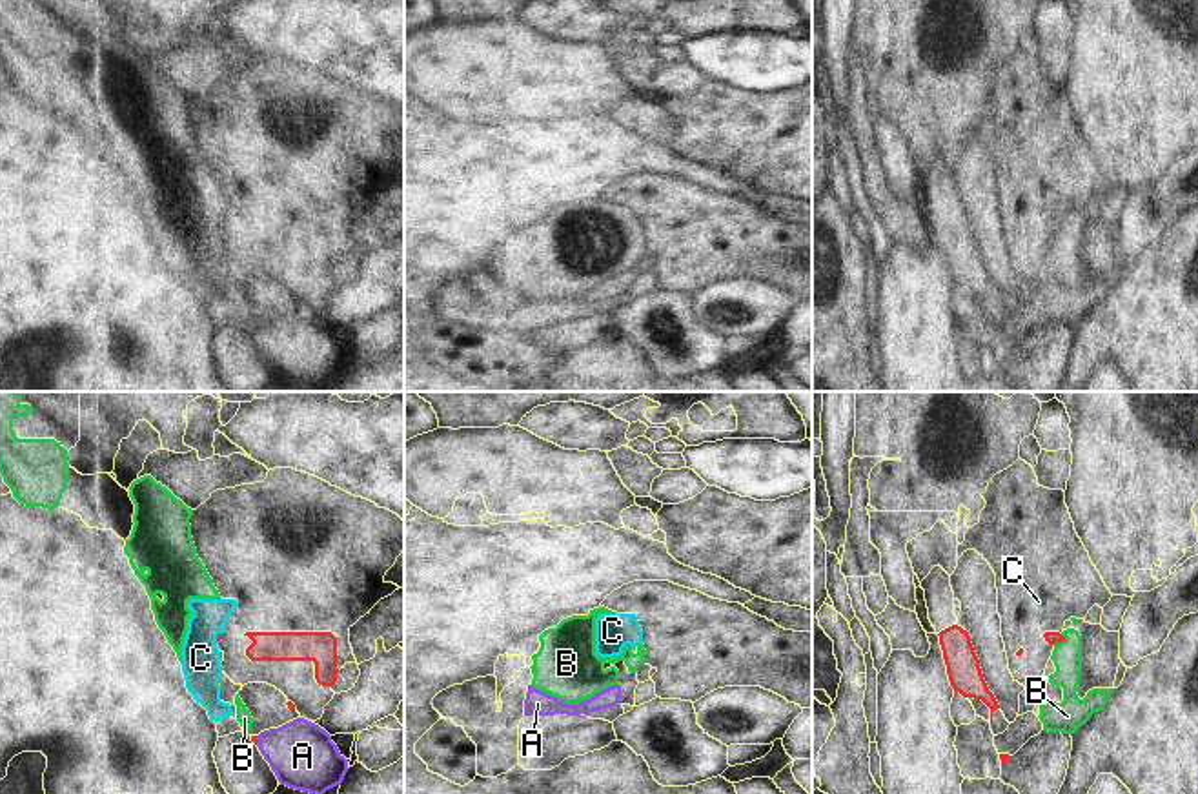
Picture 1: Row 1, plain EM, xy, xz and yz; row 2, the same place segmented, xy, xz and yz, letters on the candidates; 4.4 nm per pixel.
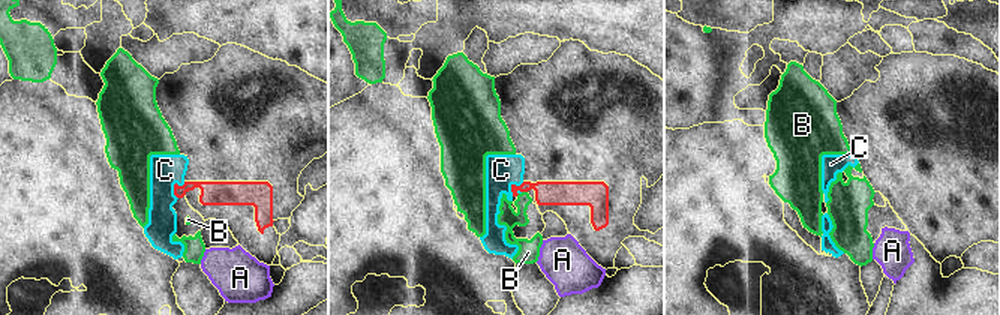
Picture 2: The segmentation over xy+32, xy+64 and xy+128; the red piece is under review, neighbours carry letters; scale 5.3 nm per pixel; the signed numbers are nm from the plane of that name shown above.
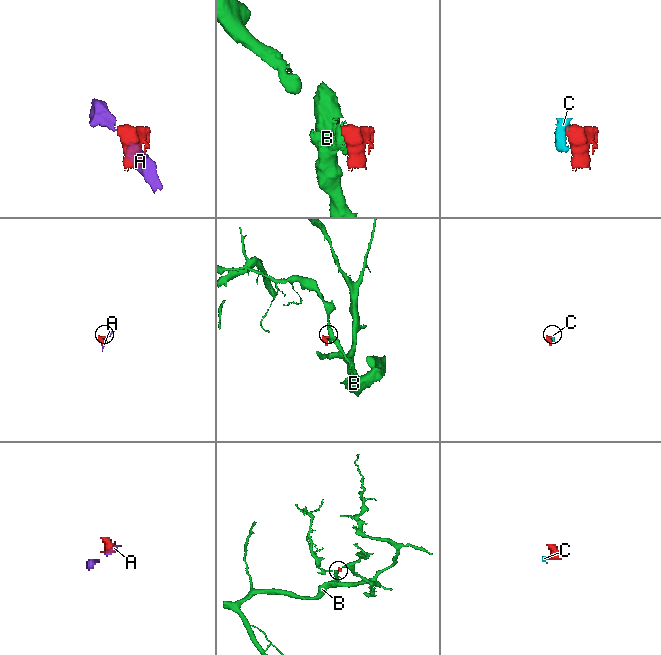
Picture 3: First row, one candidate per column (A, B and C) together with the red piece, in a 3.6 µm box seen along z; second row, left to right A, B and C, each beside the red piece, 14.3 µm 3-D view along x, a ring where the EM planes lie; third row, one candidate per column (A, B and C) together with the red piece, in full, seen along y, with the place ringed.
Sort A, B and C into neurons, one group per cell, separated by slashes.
A / B C

